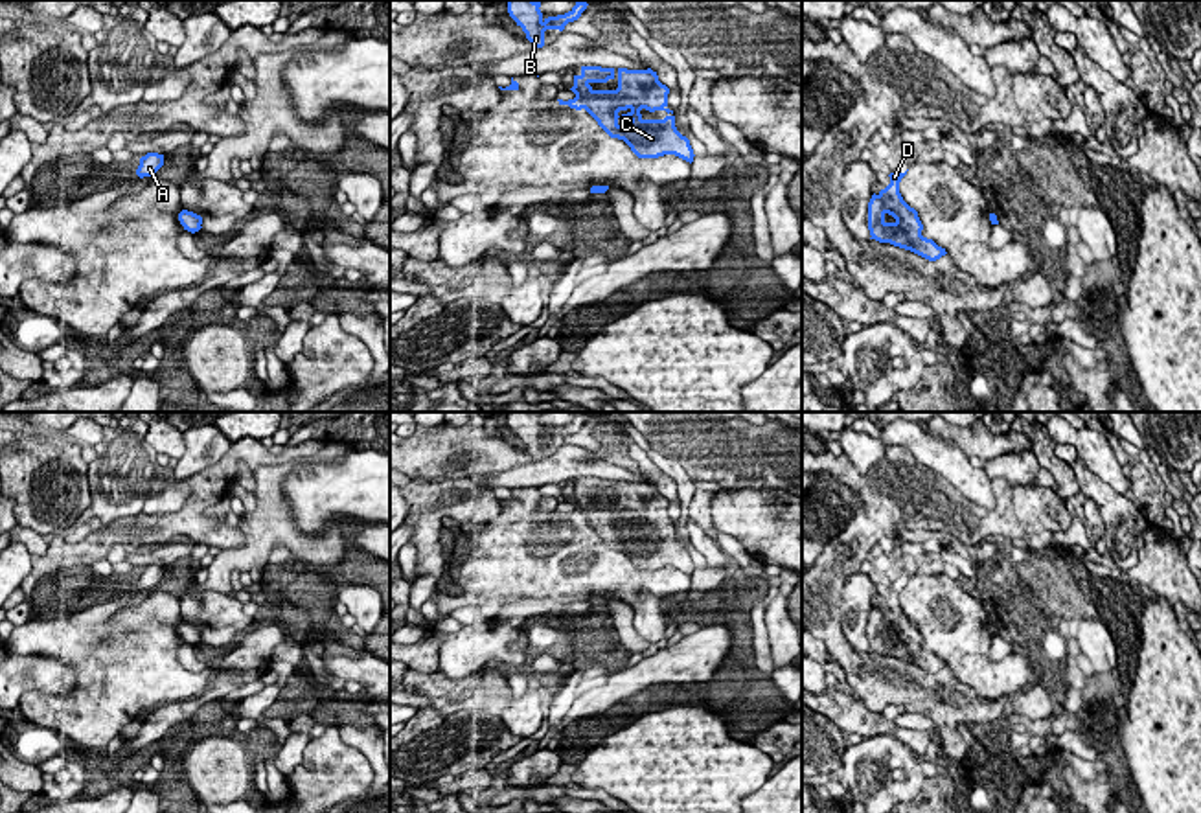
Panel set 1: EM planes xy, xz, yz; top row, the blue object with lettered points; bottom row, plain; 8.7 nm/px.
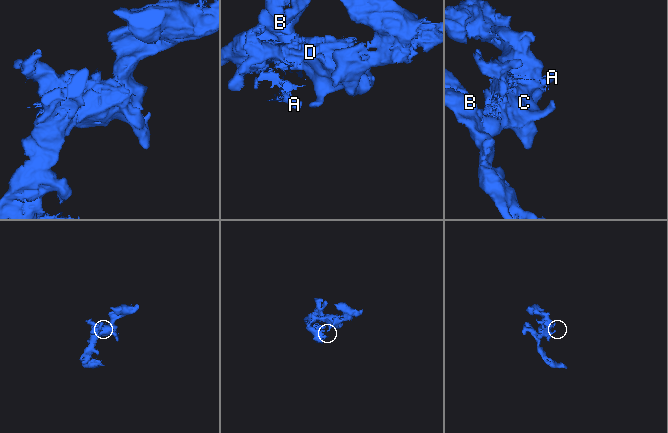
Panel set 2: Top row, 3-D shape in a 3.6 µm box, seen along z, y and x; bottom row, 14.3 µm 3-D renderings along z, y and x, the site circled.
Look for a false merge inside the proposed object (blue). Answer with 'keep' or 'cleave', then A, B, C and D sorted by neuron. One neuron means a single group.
keep | A B C D

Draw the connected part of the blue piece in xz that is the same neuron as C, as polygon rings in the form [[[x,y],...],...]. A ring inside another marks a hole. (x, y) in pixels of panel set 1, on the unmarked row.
[[[581,478],[581,486],[574,487],[570,500],[576,510],[559,517],[570,521],[585,521],[598,537],[611,548],[623,552],[638,570],[658,570],[675,567],[686,574],[693,574],[690,552],[675,539],[673,522],[668,521],[669,500],[658,493],[657,484]],[[618,491],[616,502],[594,502],[592,495],[607,495]],[[640,522],[666,522],[664,532],[644,532]]]

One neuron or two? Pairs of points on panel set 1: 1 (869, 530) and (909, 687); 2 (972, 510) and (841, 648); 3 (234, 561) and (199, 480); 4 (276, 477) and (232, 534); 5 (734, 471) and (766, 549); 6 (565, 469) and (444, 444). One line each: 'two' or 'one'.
1: one
2: one
3: two
4: two
5: two
6: two

